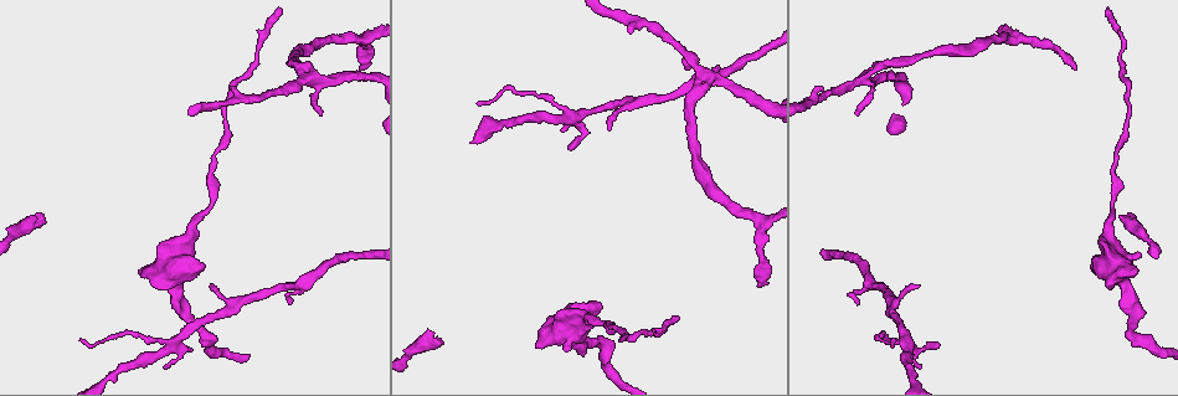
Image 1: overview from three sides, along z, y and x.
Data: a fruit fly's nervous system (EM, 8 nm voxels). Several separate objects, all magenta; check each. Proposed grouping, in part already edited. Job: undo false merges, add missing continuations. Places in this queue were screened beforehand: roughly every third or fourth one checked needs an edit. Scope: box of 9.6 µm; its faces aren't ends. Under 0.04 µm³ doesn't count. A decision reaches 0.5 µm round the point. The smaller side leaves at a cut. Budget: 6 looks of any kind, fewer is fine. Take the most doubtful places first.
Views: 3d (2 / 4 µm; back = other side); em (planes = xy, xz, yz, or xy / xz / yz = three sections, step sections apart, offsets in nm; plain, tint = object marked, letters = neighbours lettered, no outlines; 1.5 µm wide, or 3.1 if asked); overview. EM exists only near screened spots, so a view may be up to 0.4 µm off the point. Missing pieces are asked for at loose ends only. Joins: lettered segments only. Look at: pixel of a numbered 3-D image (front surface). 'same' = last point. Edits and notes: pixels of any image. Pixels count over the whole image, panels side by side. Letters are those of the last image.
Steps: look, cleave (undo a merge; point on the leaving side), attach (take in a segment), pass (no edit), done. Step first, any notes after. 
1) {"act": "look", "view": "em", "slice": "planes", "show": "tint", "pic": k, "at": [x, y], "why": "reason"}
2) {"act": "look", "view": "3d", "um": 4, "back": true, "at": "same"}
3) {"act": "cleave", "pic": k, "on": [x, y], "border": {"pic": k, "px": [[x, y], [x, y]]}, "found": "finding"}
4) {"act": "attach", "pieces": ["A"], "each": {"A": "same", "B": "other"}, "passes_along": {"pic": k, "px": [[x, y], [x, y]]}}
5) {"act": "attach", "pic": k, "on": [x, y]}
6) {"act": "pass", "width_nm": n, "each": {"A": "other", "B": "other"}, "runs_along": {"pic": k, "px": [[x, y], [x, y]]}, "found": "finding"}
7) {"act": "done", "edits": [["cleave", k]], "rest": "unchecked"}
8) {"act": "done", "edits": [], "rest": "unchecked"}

{"act": "look", "view": "3d", "um": 4, "pic": 1, "at": [856, 113], "why": "thin end"}

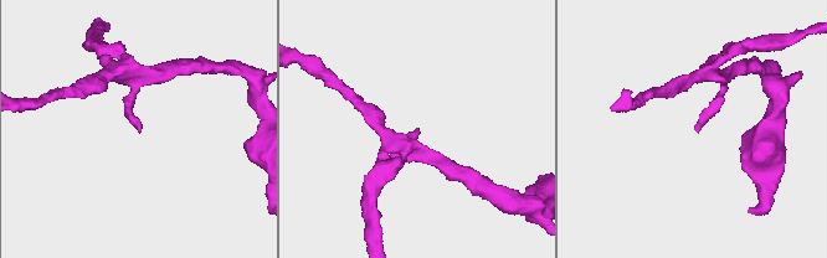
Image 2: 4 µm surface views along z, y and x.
{"act": "look", "view": "em", "slice": "xz", "step": 4, "show": "plain", "pic": 2, "at": [417, 131]}

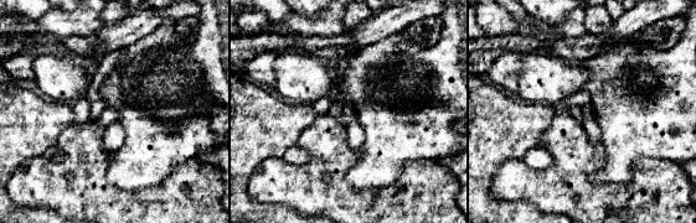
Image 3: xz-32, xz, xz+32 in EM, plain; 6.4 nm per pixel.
{"act": "look", "view": "em", "slice": "xz", "step": 4, "show": "letters", "at": "same"}

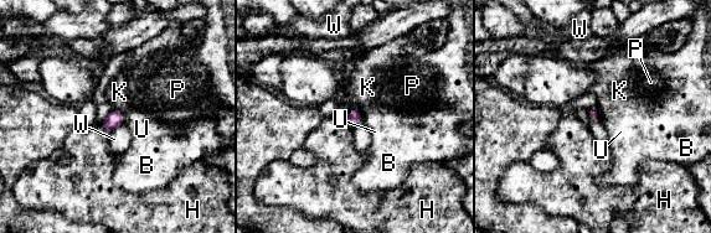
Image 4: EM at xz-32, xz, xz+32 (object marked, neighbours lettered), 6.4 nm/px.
{"act": "pass", "each": {"B": "other", "H": "other", "K": "other", "P": "other", "U": "other", "W": "other"}, "border": {"pic": 4, "px": [[123, 123], [109, 133]]}, "found": "none of them fits"}

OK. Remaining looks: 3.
{"act": "look", "view": "em", "slice": "planes", "show": "tint", "pic": 1, "at": [1132, 334]}

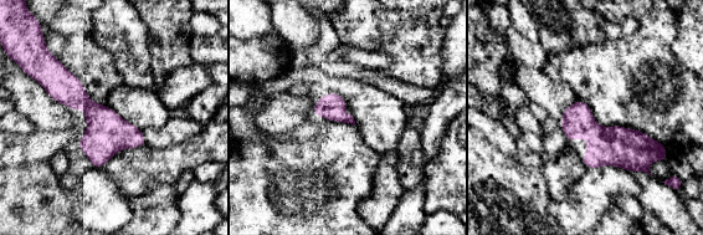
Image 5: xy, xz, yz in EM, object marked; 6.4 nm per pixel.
{"act": "look", "view": "em", "slice": "planes", "show": "letters", "at": "same", "why": "see the neighbours"}

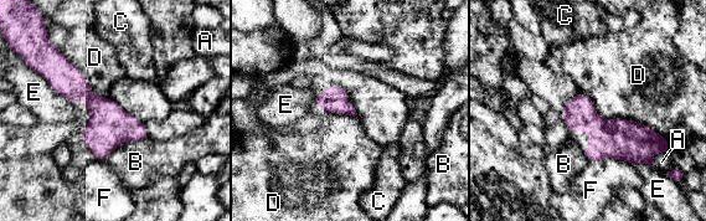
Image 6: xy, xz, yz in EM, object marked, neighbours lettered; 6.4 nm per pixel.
{"act": "pass", "width_nm": 170, "each": {"A": "other", "B": "other", "C": "other", "D": "other", "E": "other", "F": "other"}, "runs_along": {"pic": 6, "px": [[50, 76], [144, 134]]}, "found": "one cell here"}

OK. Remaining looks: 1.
{"act": "done", "edits": [], "rest": "unchecked"}

